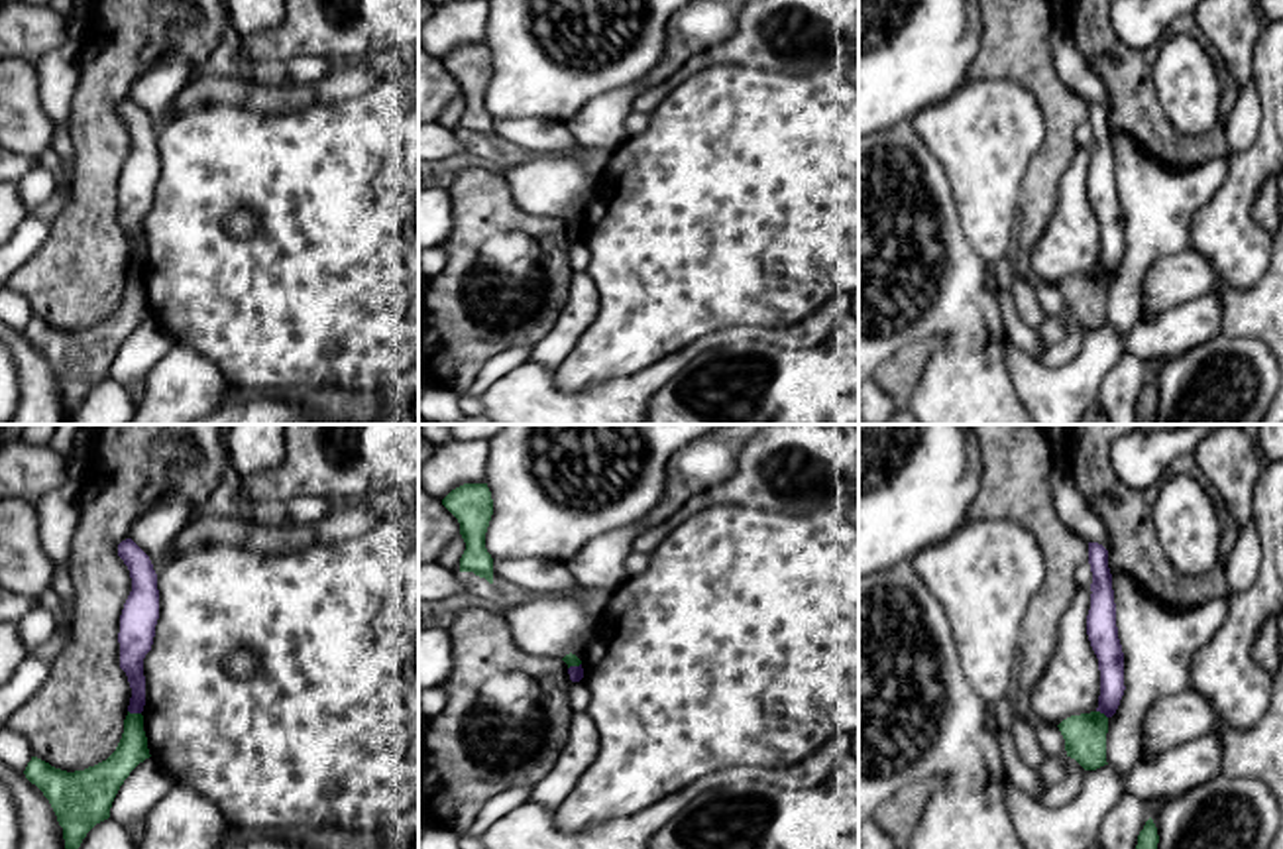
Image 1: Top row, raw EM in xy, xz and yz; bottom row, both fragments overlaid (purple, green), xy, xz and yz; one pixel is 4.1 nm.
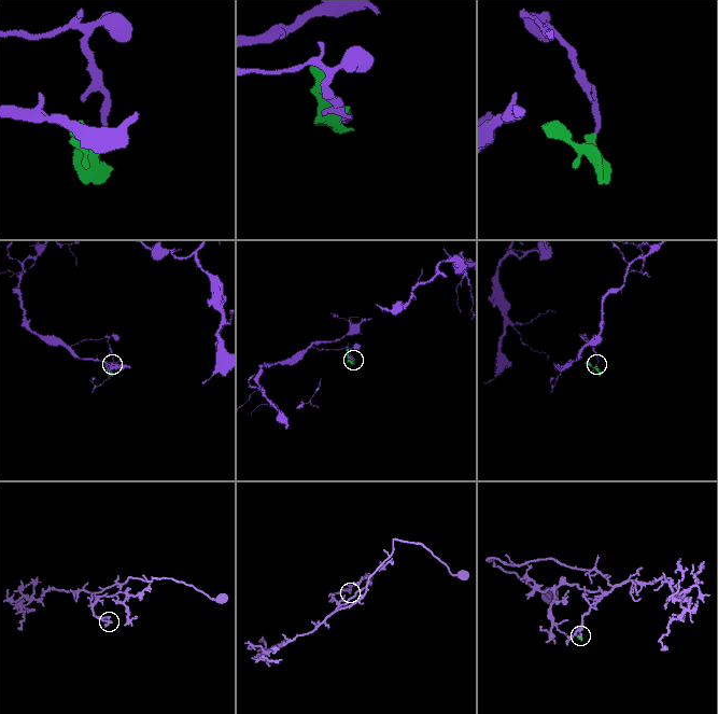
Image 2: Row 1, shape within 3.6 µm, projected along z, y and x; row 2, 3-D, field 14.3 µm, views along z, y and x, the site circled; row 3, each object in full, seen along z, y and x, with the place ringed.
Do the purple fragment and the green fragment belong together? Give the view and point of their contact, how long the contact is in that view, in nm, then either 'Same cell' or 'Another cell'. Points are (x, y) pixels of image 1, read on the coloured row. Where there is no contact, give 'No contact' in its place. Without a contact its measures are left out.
Touches purple at xy (134, 712). Shared border 60 nm. Another cell

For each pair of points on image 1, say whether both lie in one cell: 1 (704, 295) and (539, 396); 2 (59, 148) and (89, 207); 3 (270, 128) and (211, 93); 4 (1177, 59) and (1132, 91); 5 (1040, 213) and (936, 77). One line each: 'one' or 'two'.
1: two
2: two
3: two
4: two
5: two

